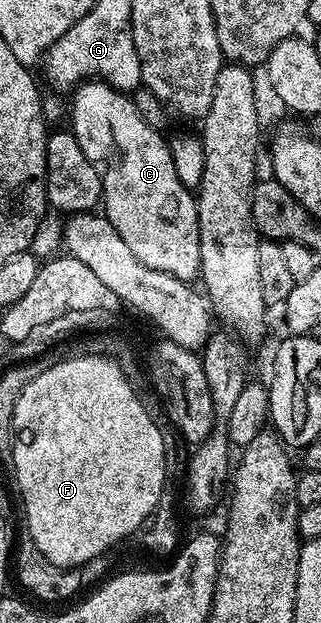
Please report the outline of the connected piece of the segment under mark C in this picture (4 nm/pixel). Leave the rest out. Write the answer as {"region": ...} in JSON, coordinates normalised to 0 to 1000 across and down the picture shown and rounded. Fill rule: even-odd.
{"region":[[[259,130],[227,148],[231,165],[212,172],[215,202],[237,207],[231,218],[262,239],[262,252],[287,258],[299,278],[318,287],[315,331],[330,353],[374,374],[399,400],[449,425],[536,438],[536,445],[604,451],[623,441],[623,374],[617,372],[617,323],[607,308],[548,284],[548,265],[536,258],[530,231],[508,212],[474,207],[424,175],[402,151],[368,146],[315,130]]]}

